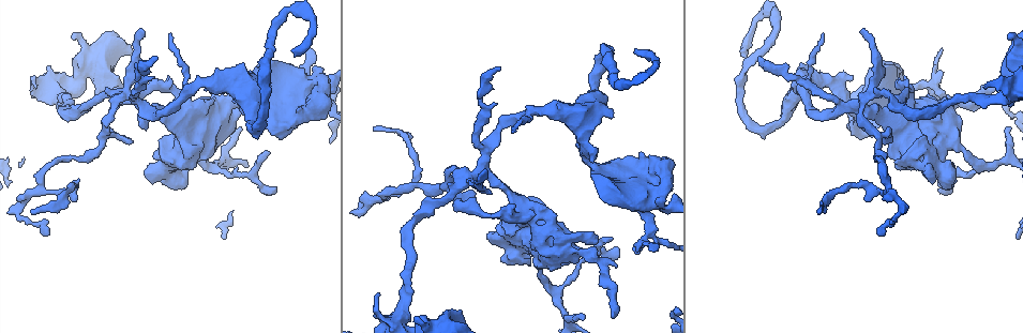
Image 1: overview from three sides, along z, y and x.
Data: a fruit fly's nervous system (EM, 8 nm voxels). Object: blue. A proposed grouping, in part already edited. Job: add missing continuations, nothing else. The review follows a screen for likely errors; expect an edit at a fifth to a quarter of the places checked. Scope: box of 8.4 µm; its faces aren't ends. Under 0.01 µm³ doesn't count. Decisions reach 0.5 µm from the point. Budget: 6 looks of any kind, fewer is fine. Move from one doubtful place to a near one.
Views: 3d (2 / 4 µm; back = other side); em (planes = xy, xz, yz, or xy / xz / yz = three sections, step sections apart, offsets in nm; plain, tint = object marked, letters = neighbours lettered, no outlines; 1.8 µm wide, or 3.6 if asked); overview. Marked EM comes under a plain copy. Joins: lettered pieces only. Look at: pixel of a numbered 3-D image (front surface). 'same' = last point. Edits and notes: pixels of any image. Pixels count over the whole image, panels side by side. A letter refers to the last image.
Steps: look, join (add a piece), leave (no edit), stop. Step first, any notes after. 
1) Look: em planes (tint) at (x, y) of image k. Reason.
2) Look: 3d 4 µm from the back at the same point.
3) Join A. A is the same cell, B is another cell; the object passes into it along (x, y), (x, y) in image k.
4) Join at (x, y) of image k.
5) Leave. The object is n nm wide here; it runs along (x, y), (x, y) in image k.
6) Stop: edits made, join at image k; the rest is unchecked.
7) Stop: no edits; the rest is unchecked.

Look: em planes (letters) at (933, 81) of image 1. Sharp bend.

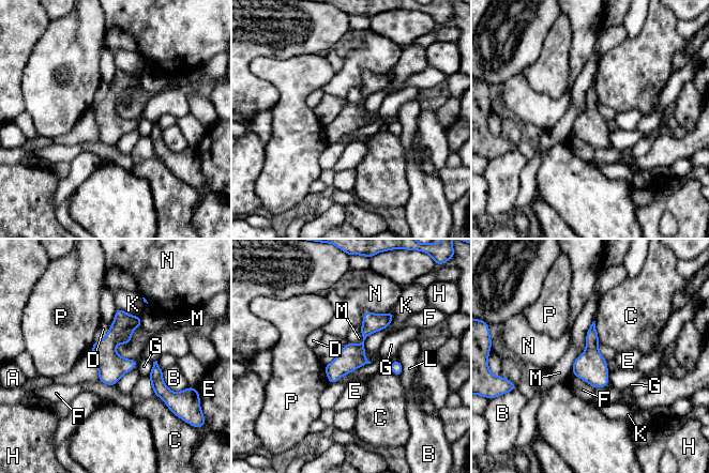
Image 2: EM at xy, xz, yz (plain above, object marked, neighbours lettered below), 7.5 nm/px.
Leave. A, B, C, D, E, F, G, H, K, L, M, N and P are other cells; it runs along (390, 315), (364, 335), (331, 380) in image 2; none of them fits.

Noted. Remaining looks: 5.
Look: em planes (letters) at (985, 86) of image 1. Free end.

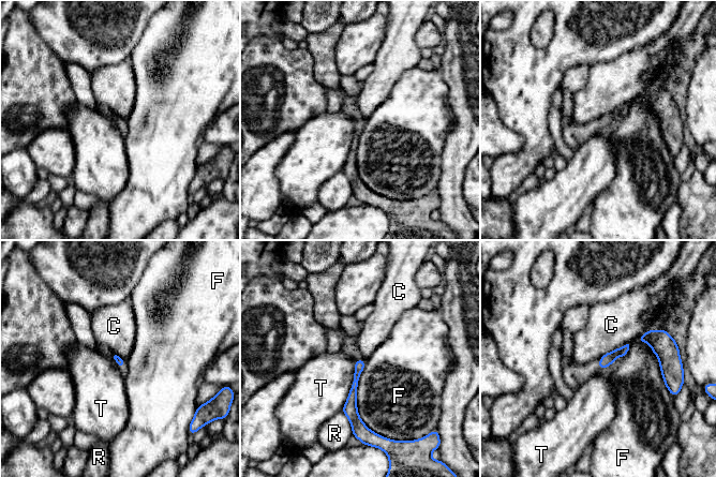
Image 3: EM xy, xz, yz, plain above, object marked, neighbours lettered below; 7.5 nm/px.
Leave. C, F, R and T are other cells; a border runs along (627, 343), (607, 352), (600, 358) in image 3; none of them fits.

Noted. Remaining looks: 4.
Look: em xz step 8 (tint) at (526, 219) of image 1. Abrupt turn.

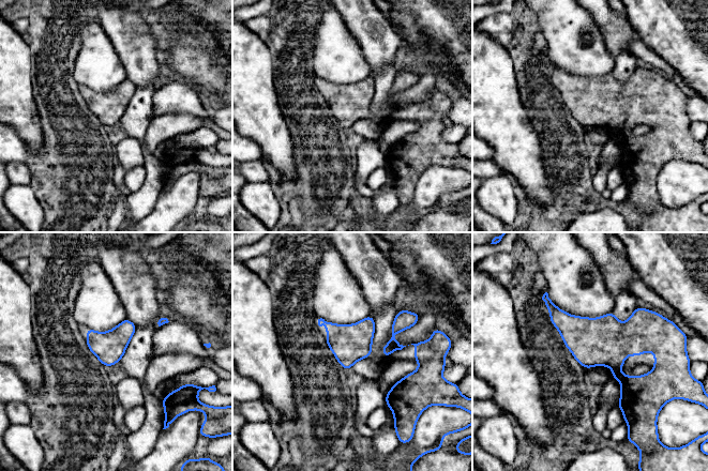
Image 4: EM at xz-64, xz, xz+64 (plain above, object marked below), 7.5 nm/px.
Look: em xy step 4 (letters) at the same point.

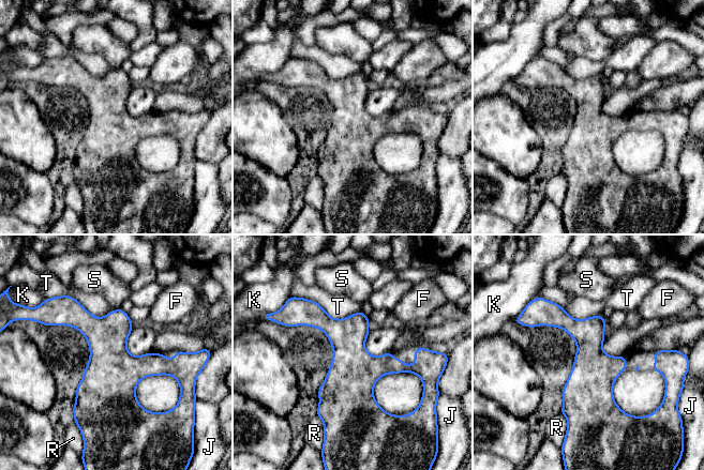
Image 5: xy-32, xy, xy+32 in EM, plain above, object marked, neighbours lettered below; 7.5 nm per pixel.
Leave. F, J, K, R, S and T are other cells; a border runs along (119, 307), (109, 313) in image 5; no lettered piece goes on from it.

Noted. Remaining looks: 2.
Stop: no edits; the rest is unchecked.

